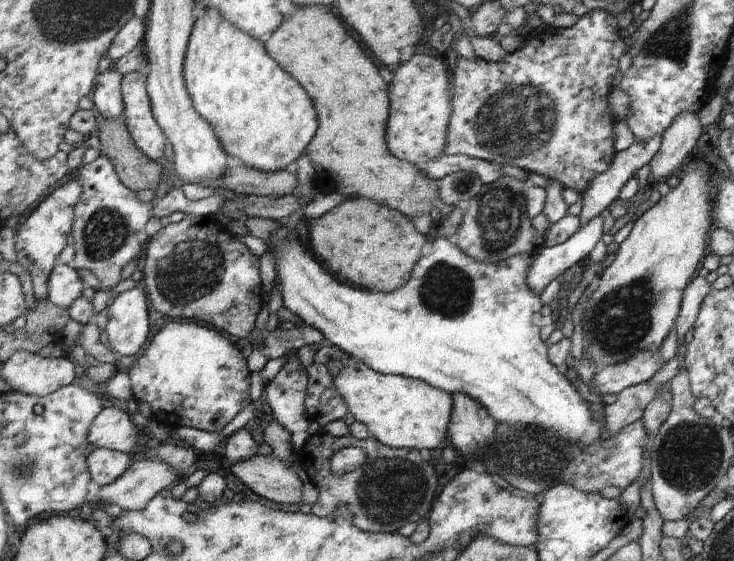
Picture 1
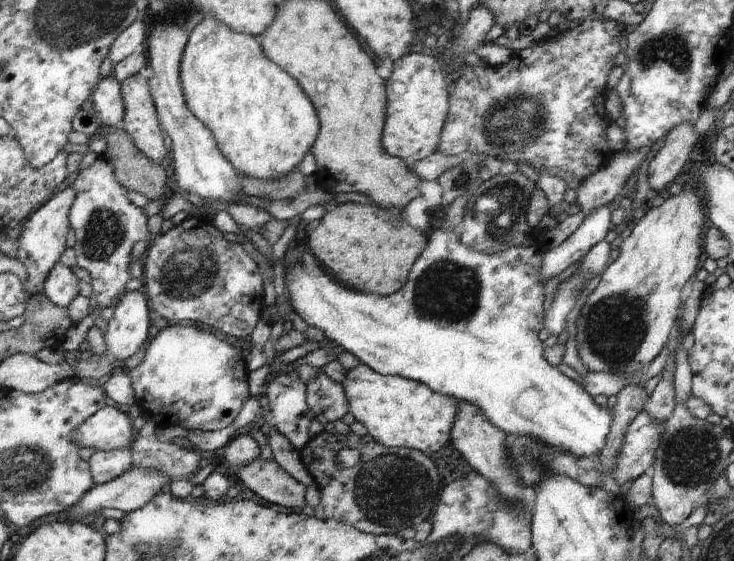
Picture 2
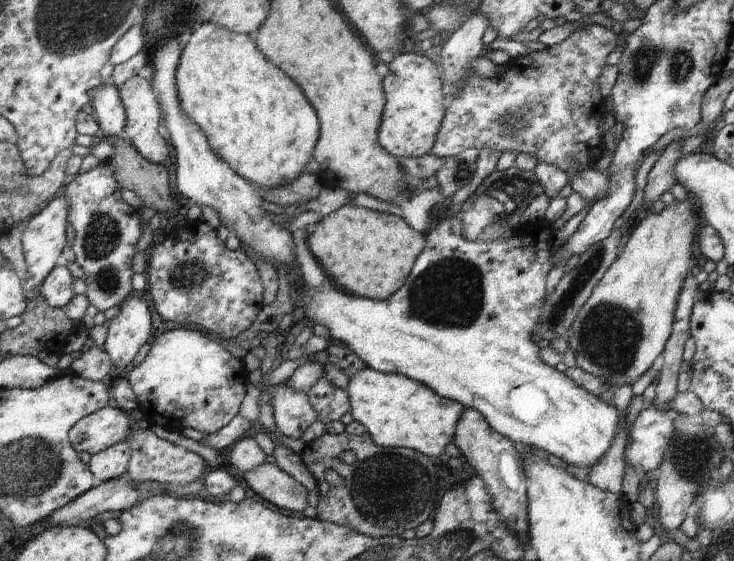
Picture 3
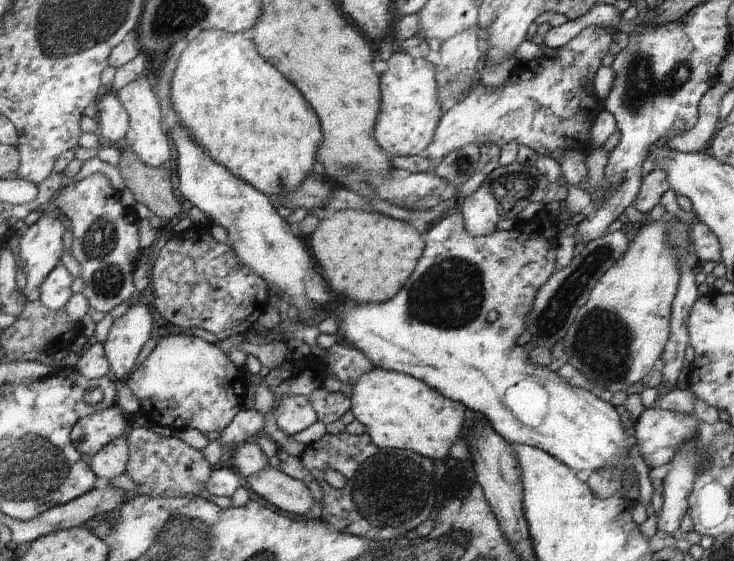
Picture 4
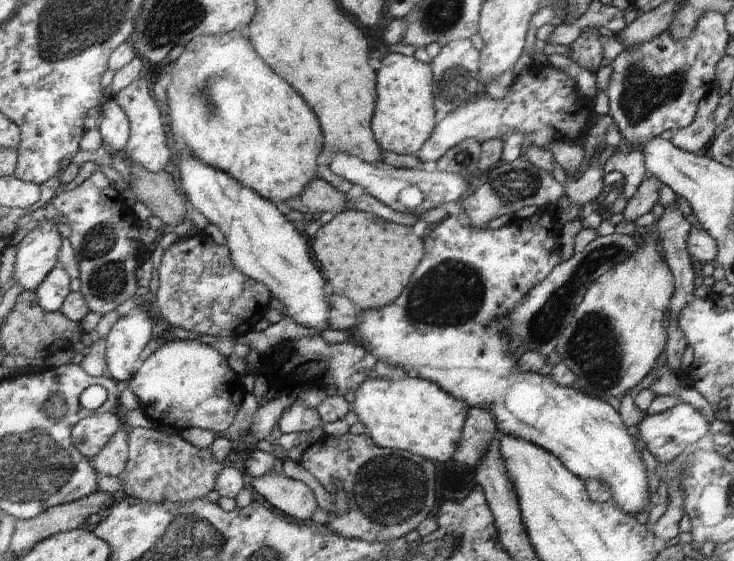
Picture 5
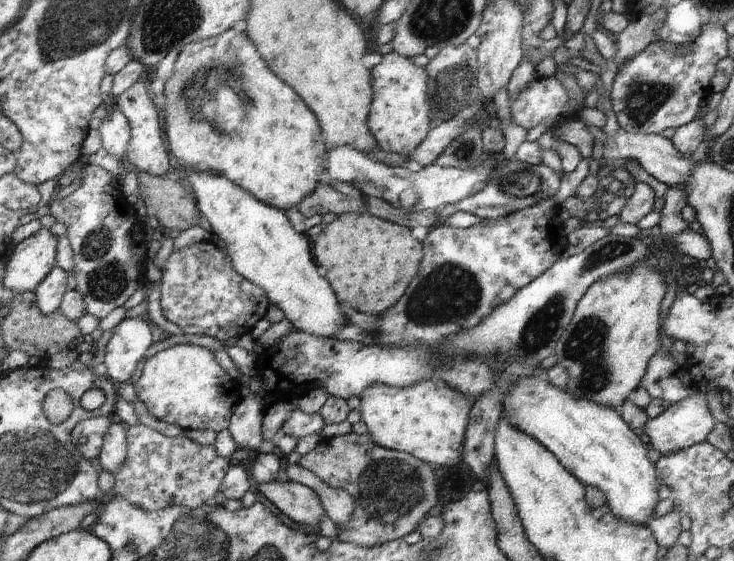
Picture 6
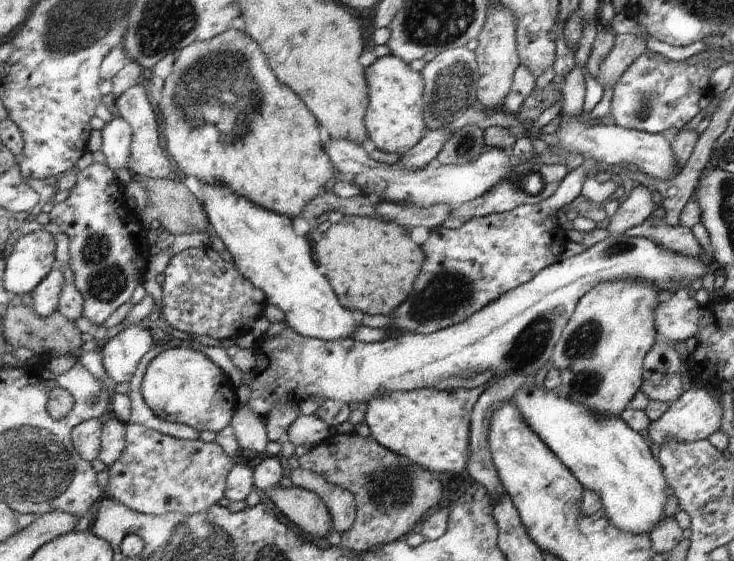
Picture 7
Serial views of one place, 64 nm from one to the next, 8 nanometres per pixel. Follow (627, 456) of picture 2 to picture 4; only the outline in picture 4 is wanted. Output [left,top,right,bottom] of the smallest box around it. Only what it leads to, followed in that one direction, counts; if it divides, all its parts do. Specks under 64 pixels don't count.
[632,406,699,468]

